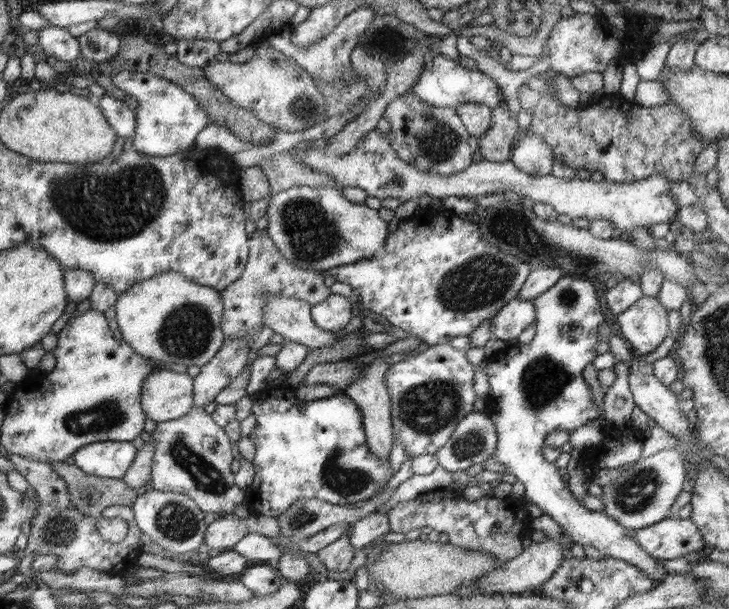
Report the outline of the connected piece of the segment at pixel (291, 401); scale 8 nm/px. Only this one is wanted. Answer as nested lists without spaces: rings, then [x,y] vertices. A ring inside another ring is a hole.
[[[266,386],[259,391],[258,394],[250,397],[253,399],[251,414],[254,414],[254,418],[256,418],[256,425],[249,434],[249,438],[255,444],[256,448],[256,456],[254,456],[254,460],[252,460],[256,475],[254,476],[253,485],[246,492],[246,505],[249,506],[248,512],[250,515],[255,515],[256,517],[280,517],[280,514],[288,511],[292,505],[296,504],[298,499],[318,499],[336,506],[356,506],[359,503],[363,504],[370,500],[394,475],[394,469],[390,469],[390,458],[382,461],[382,458],[374,457],[374,453],[370,452],[366,444],[365,432],[363,431],[361,409],[358,408],[358,405],[348,395],[344,394],[344,392],[320,400],[305,401],[298,400],[296,389],[290,388],[289,386],[279,389],[274,386]]]

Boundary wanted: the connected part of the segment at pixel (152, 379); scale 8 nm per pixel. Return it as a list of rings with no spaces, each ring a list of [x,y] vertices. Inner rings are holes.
[[[153,370],[145,378],[141,407],[157,423],[178,420],[193,408],[193,378],[174,370]]]

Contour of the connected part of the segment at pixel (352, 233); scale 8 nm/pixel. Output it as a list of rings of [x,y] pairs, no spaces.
[[[330,185],[292,187],[272,195],[266,208],[268,226],[265,231],[281,252],[282,257],[302,269],[325,271],[346,264],[356,264],[359,260],[368,260],[375,252],[381,250],[388,238],[388,221],[382,220],[379,209],[366,204],[358,204],[347,199],[342,188]]]

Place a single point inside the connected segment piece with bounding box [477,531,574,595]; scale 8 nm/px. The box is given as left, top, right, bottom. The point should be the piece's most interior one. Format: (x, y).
(531, 569)

